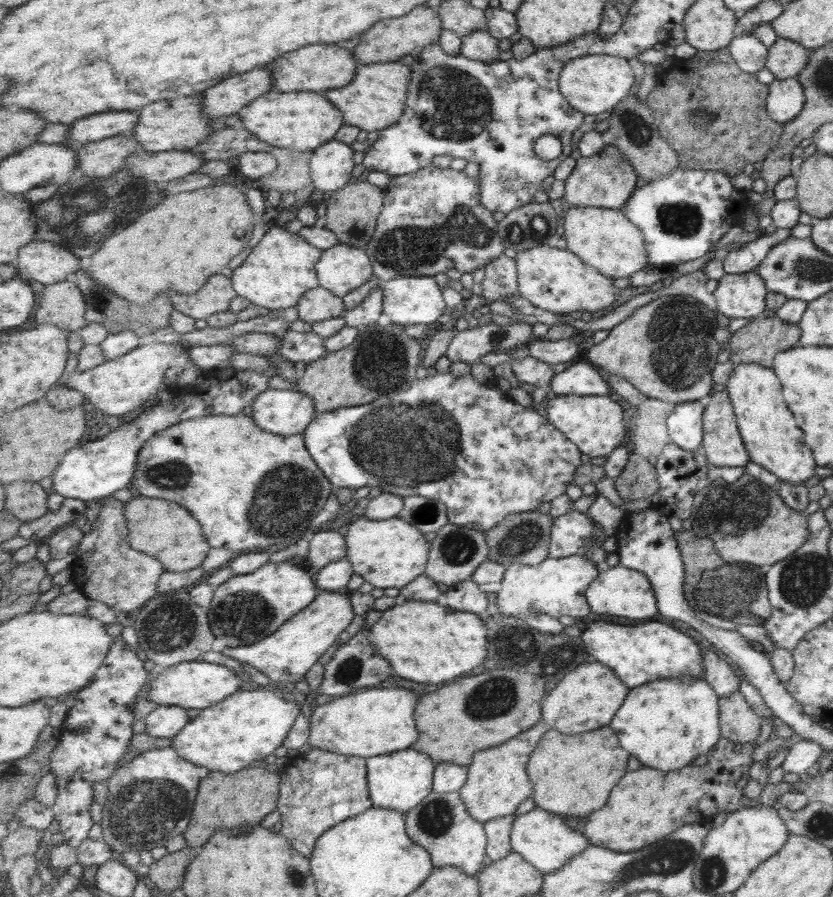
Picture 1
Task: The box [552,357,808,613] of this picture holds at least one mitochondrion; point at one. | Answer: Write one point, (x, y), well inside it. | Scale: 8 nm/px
(746, 512)

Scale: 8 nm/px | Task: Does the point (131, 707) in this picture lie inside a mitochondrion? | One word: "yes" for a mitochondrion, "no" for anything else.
no

